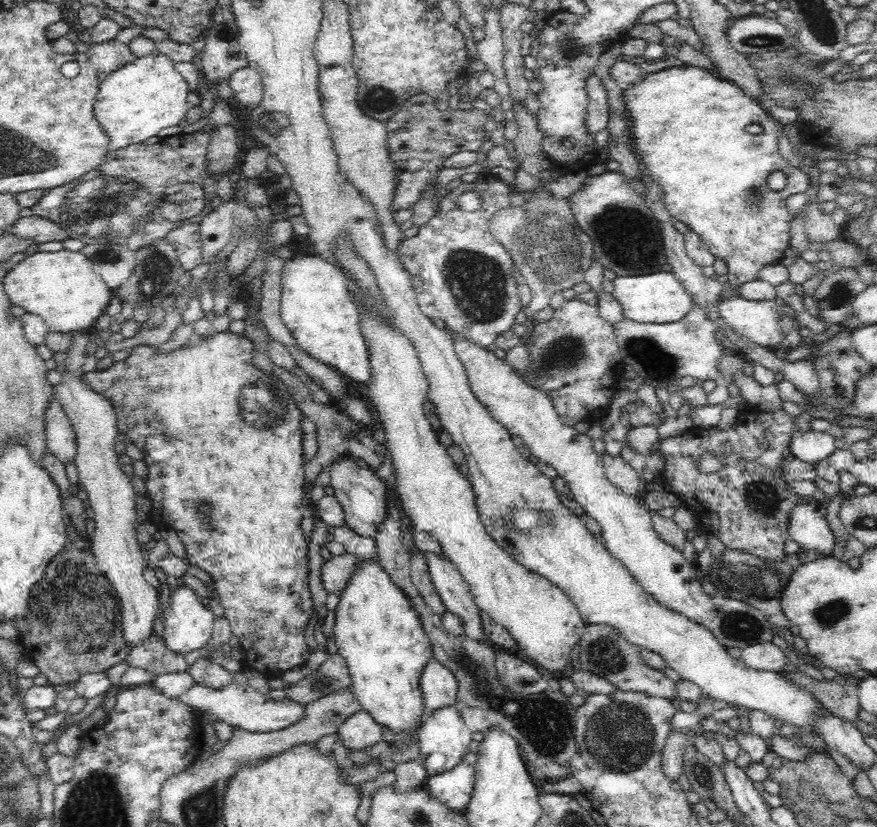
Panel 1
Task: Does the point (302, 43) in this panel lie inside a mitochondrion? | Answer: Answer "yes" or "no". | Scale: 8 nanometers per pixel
no

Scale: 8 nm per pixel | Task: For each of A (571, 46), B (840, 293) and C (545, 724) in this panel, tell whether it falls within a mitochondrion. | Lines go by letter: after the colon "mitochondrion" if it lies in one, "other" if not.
A: mitochondrion
B: mitochondrion
C: mitochondrion

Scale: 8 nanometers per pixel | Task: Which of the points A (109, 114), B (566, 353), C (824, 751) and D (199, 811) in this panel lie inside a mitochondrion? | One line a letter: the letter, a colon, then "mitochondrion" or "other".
A: other
B: mitochondrion
C: other
D: mitochondrion

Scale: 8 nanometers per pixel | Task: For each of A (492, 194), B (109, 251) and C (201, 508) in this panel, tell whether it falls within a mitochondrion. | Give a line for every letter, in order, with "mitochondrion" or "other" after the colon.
A: other
B: mitochondrion
C: mitochondrion

